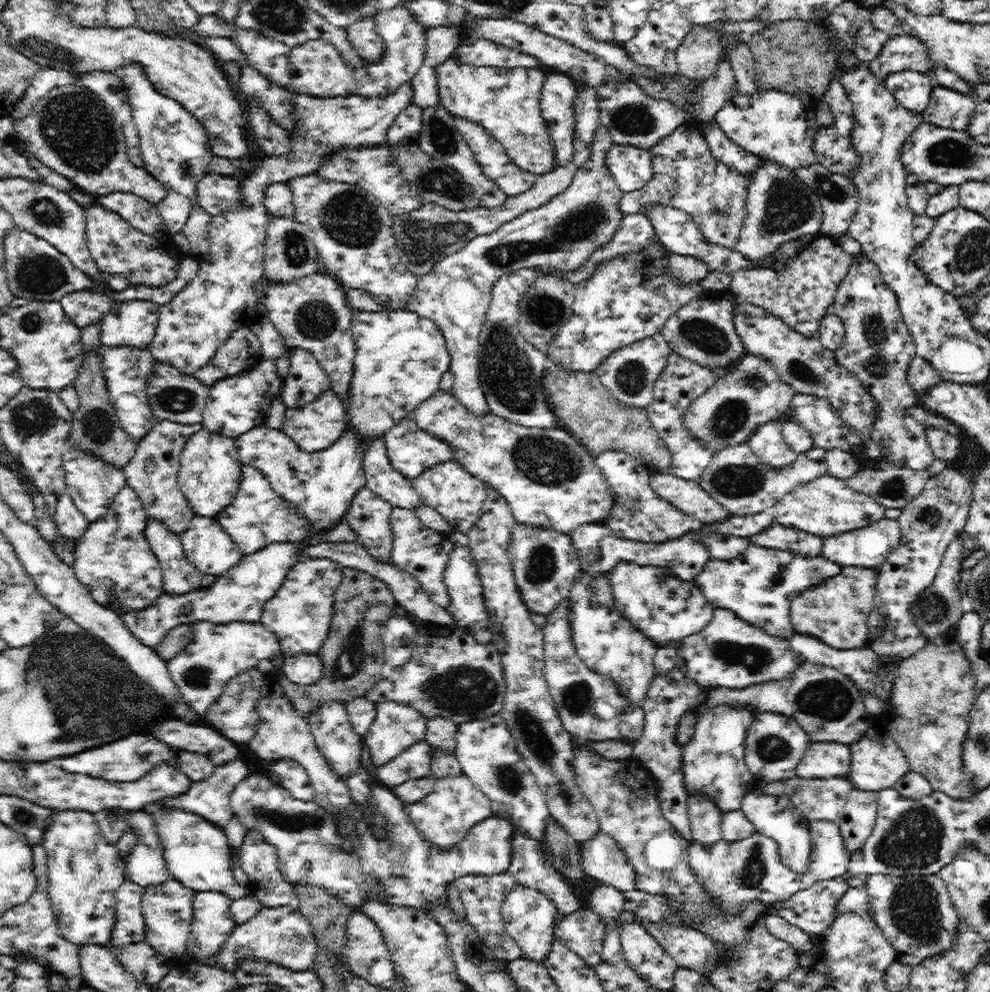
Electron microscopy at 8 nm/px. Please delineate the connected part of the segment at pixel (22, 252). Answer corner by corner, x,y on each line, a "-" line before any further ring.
15,227
4,240
5,274
12,294
19,299
39,302
59,302
68,293
92,288
93,280
60,253
56,246
26,229

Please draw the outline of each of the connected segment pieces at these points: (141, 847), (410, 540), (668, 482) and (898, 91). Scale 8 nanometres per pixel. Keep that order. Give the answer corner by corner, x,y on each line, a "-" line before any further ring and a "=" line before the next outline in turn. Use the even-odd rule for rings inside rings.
120,808
105,809
102,814
124,816
125,826
136,834
136,846
124,858
128,881
146,887
172,878
164,861
164,849
157,838
151,814
146,810
126,811
=
393,507
390,525
392,525
394,540
394,547
392,547
391,552
394,566
414,575
414,578
422,585
422,589
434,604
444,609
448,608
449,596
447,586
443,581
443,572
453,548
456,547
455,544
449,539
448,535
423,526
414,513
414,509
=
653,471
651,487
660,498
703,525
718,524
732,515
722,504
714,500
698,481
689,481
670,473
=
910,70
888,75
883,85
902,106
919,114
928,106
934,88
927,73

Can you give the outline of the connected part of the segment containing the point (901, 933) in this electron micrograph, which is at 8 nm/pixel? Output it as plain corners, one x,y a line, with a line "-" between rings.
868,875
864,887
875,923
896,949
897,960
904,964
913,967
944,954
960,932
960,917
939,875

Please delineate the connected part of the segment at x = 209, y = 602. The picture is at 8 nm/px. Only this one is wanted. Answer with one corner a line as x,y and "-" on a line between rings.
310,539
272,542
258,552
243,555
236,566
222,576
215,577
209,587
194,589
183,595
163,592
152,606
125,611
120,618
138,640
155,651
166,633
180,624
190,625
200,620
216,621
221,625
229,621
260,623
266,602
274,598
276,591
286,582
291,568
304,560
304,548
308,546
313,546

